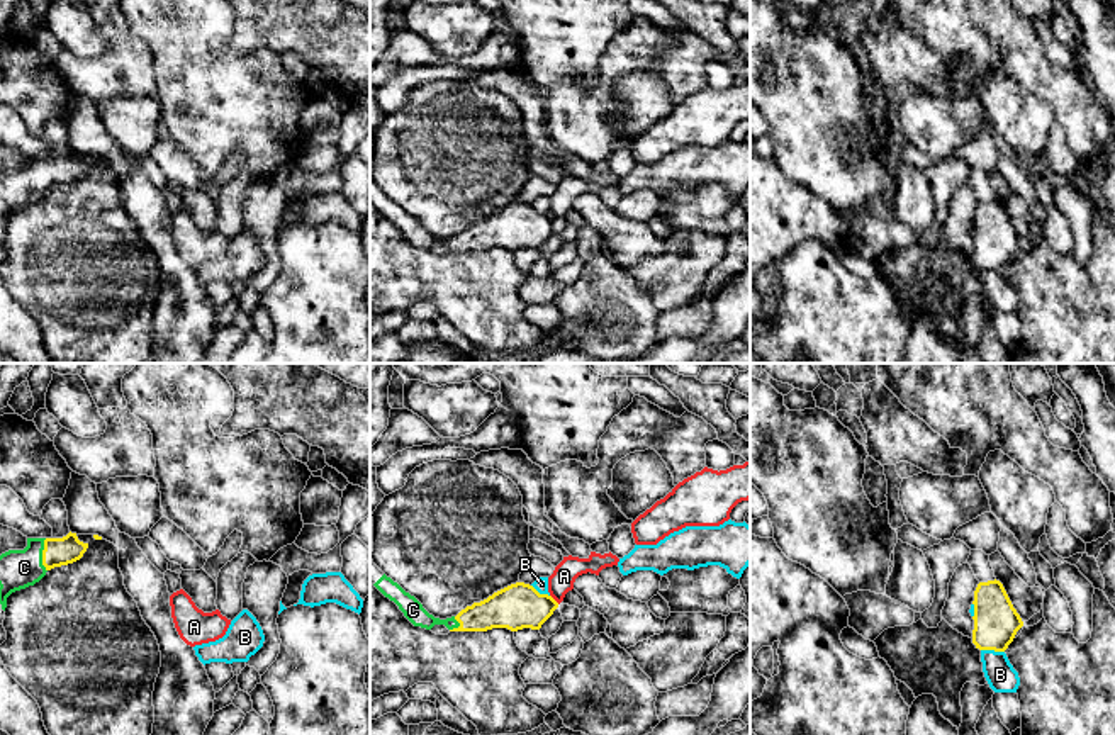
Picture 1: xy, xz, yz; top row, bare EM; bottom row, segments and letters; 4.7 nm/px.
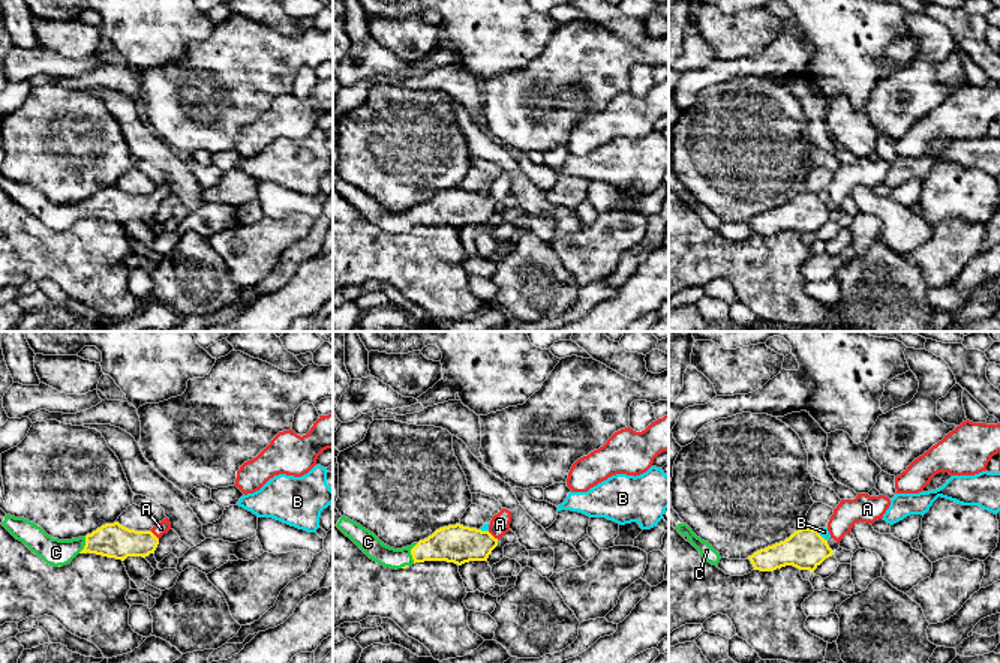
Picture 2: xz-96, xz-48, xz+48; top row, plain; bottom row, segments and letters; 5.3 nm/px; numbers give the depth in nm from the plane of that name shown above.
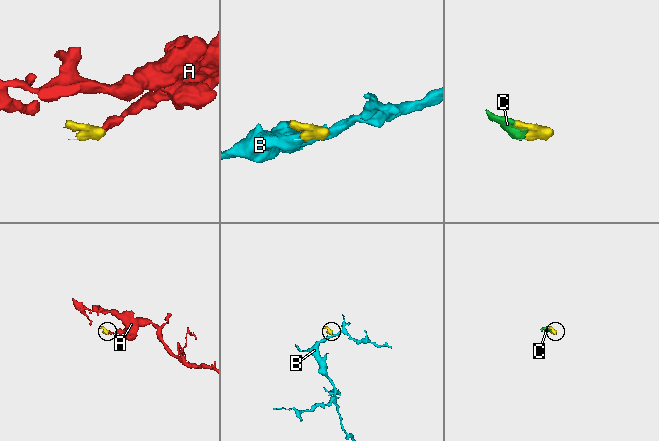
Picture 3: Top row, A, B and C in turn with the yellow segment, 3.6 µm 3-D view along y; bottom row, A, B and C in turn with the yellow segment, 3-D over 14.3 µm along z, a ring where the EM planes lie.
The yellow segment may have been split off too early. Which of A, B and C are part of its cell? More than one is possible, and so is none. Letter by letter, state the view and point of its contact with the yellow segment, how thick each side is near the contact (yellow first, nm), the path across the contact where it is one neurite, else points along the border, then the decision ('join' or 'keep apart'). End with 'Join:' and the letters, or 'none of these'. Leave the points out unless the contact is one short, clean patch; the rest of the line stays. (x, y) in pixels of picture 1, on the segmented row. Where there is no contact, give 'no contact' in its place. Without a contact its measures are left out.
A: xz (554, 600) | 220/120 nm | across xz (516, 606), (542, 606), (554, 600), (564, 576) | join
B: yz (993, 649) | 220/140 nm | along yz (981, 649), (1003, 652) | keep apart
C: xy (43, 555) | 130/190 nm | join
Join: A, C

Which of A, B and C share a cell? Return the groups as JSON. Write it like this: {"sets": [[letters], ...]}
{"sets": [["A", "C"], ["B"]]}

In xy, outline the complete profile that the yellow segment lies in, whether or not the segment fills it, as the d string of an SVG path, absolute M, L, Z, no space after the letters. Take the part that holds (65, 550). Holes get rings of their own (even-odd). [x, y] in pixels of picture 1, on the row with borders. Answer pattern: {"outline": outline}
{"outline": "M76 533L63 538L27 538L24 550L8 550L0 555L0 625L5 620L7 598L39 582L48 570L73 564L83 557L88 543Z"}

